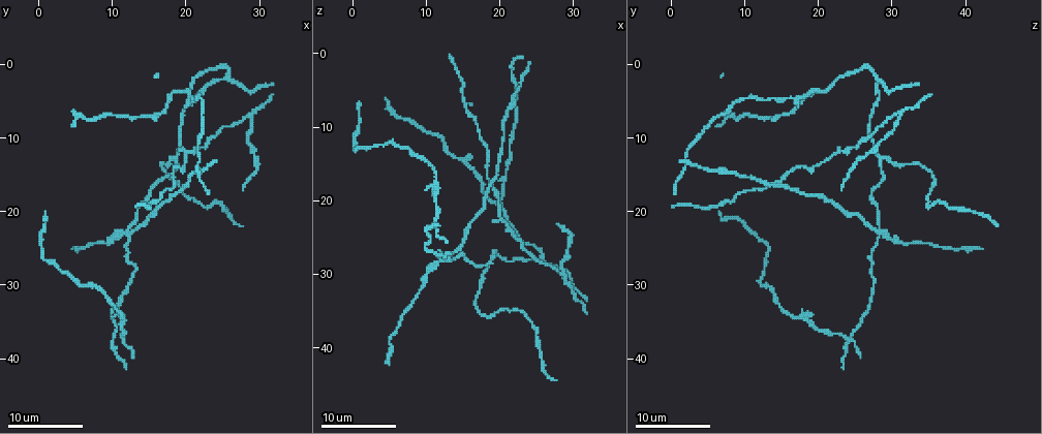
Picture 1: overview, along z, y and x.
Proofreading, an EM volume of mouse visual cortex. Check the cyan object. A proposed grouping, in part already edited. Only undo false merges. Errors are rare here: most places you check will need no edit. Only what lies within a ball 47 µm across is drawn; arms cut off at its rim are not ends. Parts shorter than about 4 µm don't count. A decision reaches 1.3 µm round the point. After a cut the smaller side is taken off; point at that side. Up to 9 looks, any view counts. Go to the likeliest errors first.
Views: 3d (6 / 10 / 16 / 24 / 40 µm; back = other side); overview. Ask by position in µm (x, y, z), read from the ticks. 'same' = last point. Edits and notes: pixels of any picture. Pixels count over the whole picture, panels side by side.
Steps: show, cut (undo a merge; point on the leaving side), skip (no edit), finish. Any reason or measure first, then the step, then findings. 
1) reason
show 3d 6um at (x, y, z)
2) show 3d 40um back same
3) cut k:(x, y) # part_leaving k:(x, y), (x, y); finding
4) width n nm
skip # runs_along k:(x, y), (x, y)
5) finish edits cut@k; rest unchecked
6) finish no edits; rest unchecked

looks like a crossing
show 3d 10um at (11.5, 23.0, 28.5)

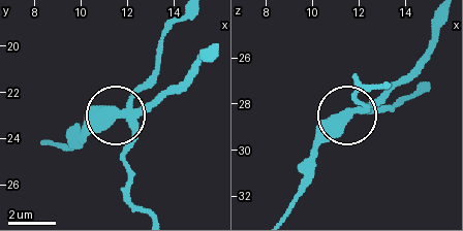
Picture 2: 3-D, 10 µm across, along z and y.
show 3d 6um at (11.5, 23.0, 28.6)

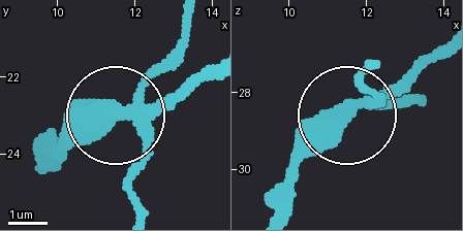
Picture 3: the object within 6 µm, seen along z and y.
cut 3:(183, 94) # part_leaving 3:(144, 117), (171, 106), (210, 67); two cells meet here

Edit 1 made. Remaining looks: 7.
show overview

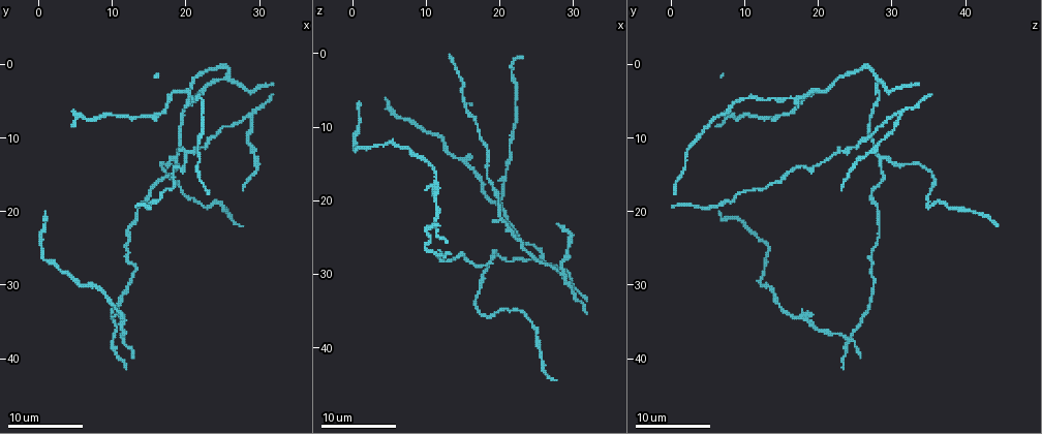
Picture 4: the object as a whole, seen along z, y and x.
a fork
show 3d 10um at (18.5, 12.5, 28.5)

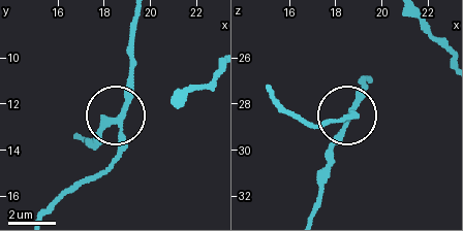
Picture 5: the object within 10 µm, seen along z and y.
arms 3
skip # one cell here

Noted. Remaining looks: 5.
three-way junction
show 3d 10um at (20.0, 4.0, 20.0)

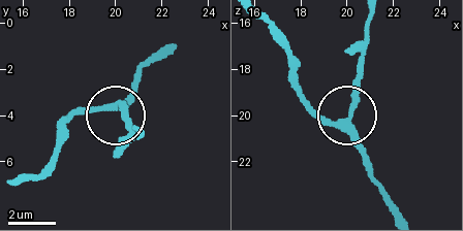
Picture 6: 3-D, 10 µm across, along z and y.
show 3d 6um at (19.9, 3.6, 20.2)

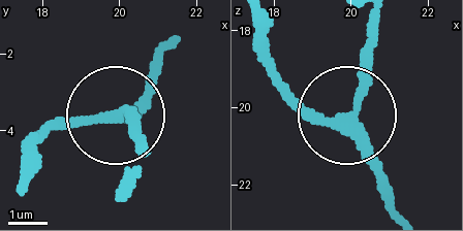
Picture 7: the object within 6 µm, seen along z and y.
arms 3
skip # runs_along 7:(397, 209), (351, 121), (305, 101), (258, 55); continuous, no second cell

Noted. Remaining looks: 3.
finish edits cut@3; rest unchecked

